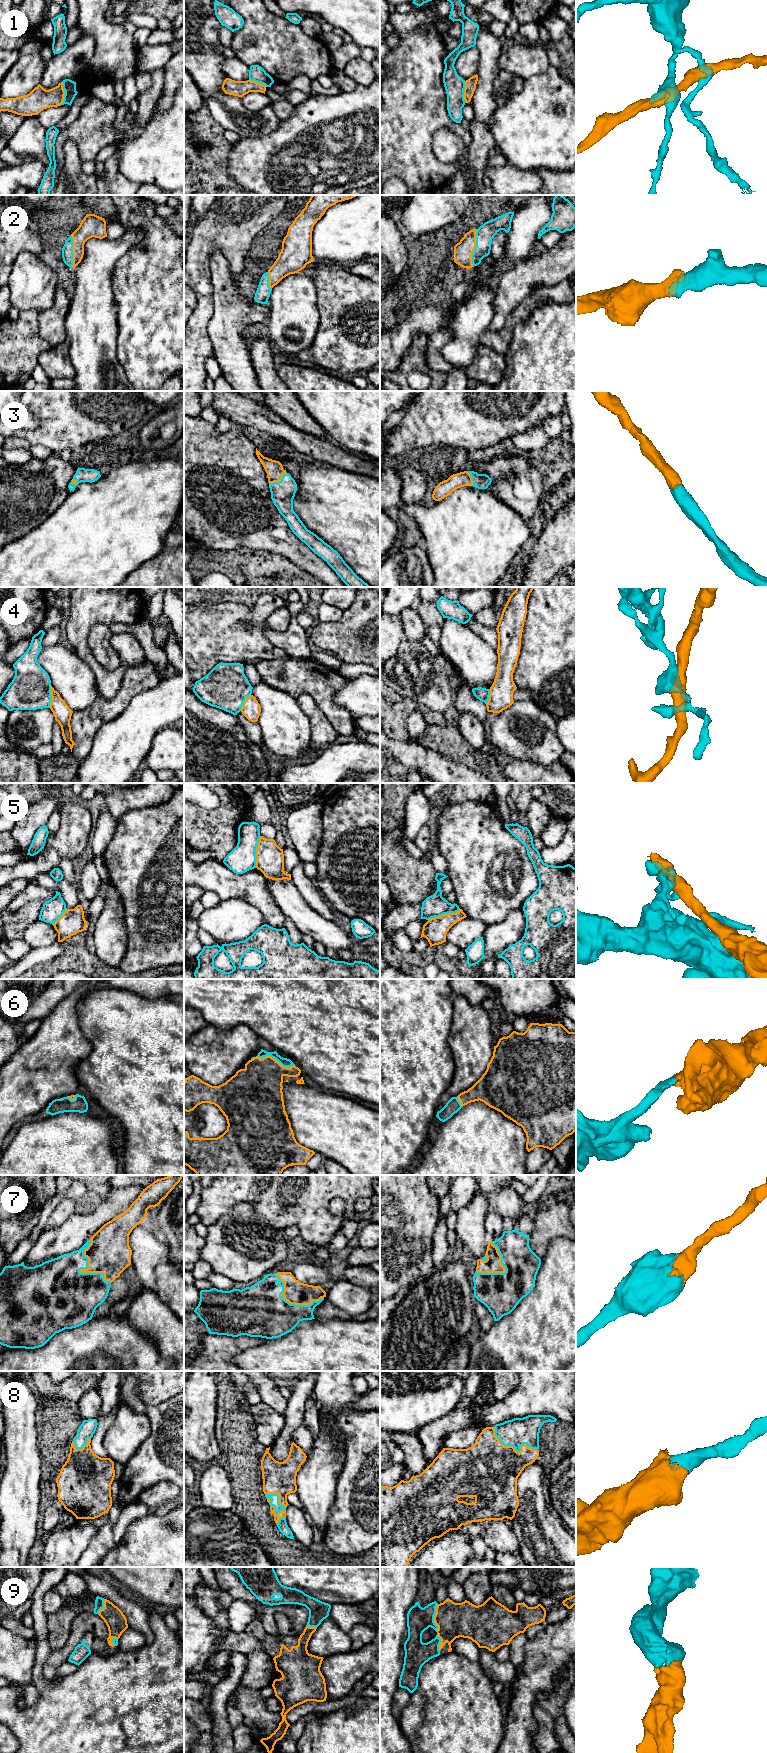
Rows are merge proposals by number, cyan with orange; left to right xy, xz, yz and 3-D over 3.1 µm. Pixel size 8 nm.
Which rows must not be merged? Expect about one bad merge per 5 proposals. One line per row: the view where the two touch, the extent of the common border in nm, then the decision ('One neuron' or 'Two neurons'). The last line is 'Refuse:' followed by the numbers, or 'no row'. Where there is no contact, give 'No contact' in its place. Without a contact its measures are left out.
1: Touches cyan in xy. Shared border 180 nm. Two neurons
2: Touches cyan in yz. Shared border 300 nm. One neuron
3: Touches cyan in xz. Shared border 170 nm. One neuron
4: Touches cyan in xy. Shared border 180 nm. Two neurons
5: Touches cyan in yz. Shared border 280 nm. Two neurons
6: Touches cyan in xz. Shared border 320 nm. One neuron
7: Touches cyan in xy. Shared border 400 nm. One neuron
8: Touches cyan in yz. Shared border 400 nm. One neuron
9: Touches cyan in yz. Shared border 240 nm. One neuron
Refuse: 1, 4, 5

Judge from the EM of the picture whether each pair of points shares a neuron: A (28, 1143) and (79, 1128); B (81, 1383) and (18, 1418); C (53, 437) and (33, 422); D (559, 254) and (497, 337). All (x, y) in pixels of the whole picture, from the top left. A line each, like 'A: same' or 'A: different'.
A: same
B: different
C: different
D: different

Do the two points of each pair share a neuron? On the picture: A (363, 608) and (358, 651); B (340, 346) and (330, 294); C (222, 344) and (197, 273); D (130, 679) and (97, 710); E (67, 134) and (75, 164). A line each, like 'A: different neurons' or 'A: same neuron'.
A: same neuron
B: same neuron
C: different neurons
D: same neuron
E: different neurons

